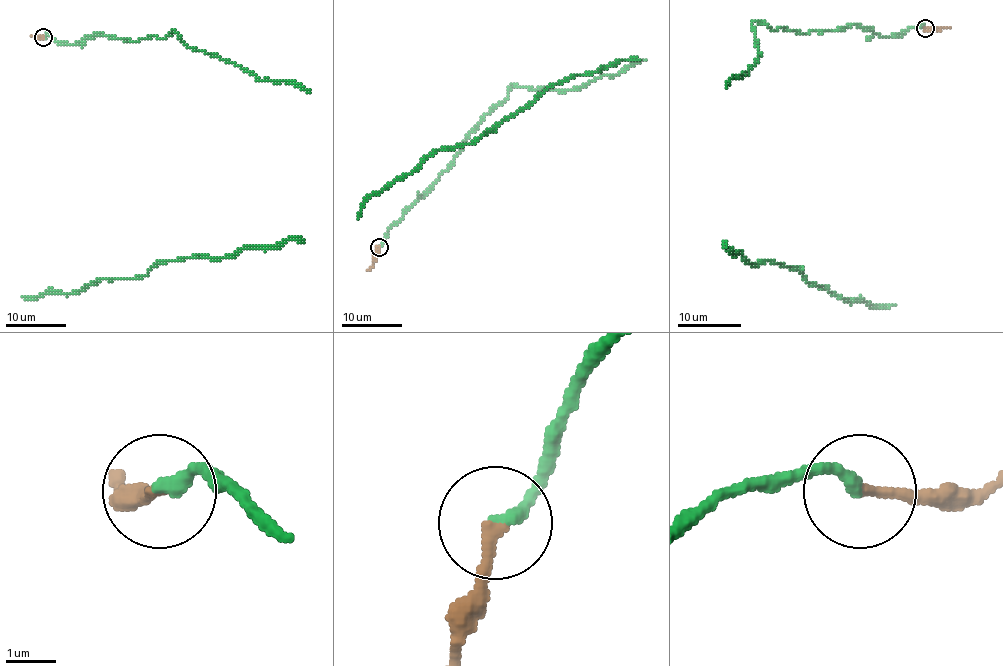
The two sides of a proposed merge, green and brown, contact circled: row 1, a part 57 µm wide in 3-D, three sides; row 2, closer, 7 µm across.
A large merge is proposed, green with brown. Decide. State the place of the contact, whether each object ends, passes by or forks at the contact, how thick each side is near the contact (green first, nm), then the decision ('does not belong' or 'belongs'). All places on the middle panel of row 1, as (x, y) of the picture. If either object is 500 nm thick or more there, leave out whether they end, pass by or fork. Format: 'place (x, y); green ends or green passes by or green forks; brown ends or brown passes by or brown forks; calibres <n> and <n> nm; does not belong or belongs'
place (379, 247); green ends; brown ends; calibres 280 and 240 nm; belongs

